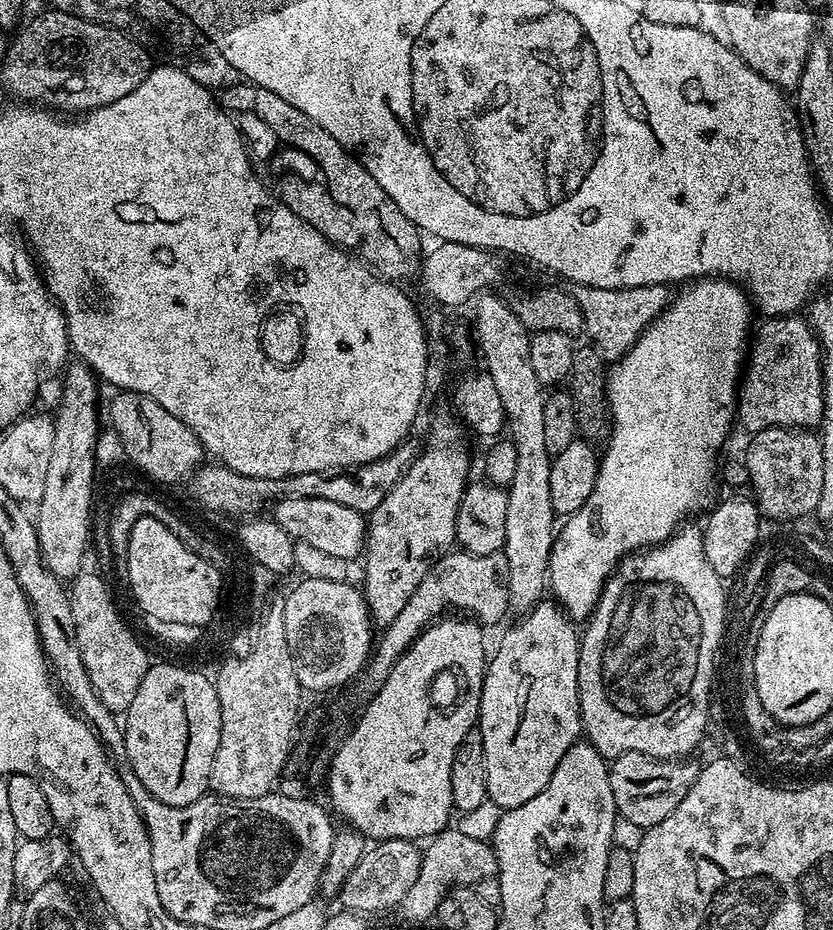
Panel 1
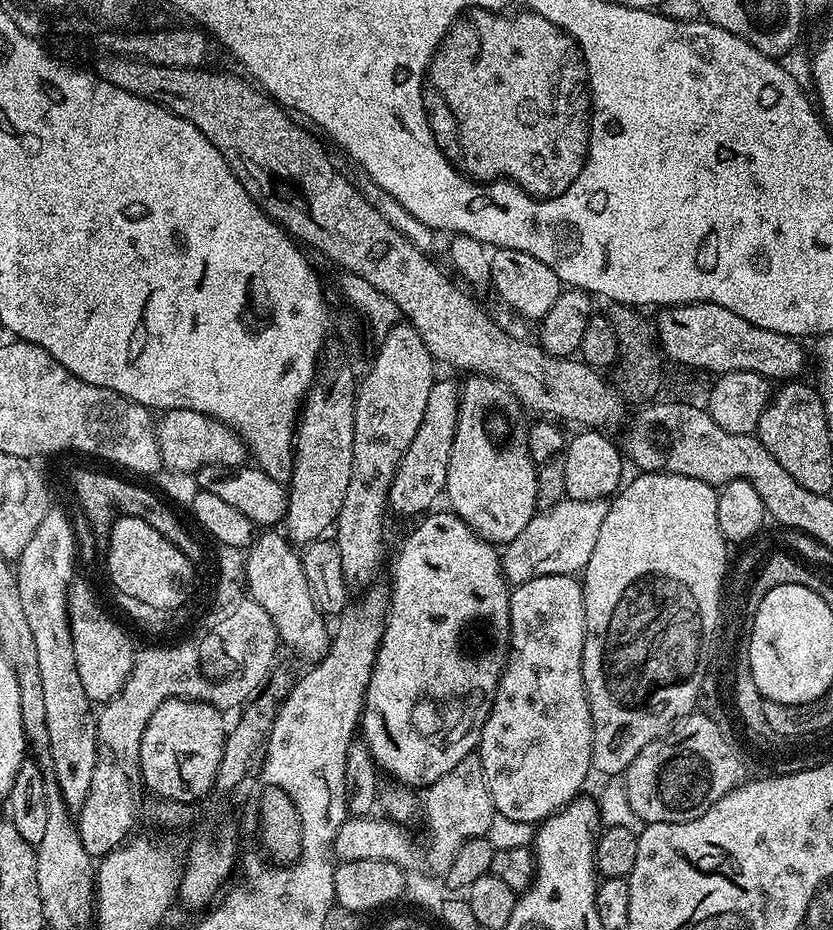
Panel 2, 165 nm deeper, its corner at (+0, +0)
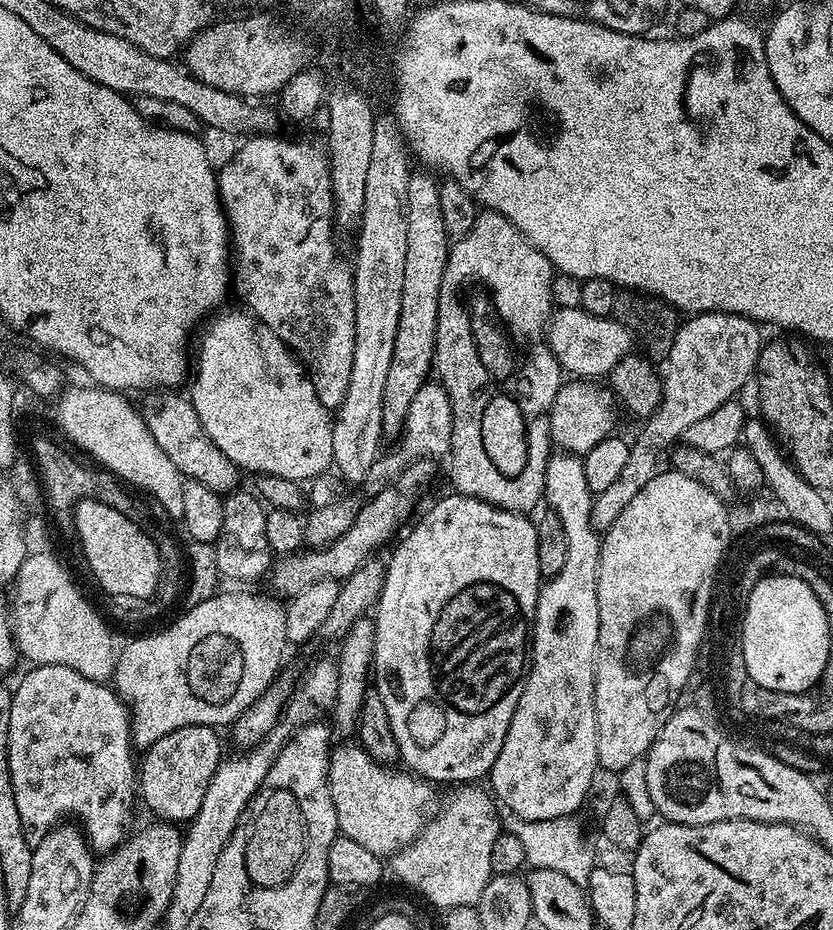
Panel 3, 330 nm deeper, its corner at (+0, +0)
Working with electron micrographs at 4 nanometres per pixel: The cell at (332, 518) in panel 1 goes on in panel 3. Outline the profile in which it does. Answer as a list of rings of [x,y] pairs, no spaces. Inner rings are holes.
[[[152,390],[142,403],[142,415],[150,434],[154,436],[154,442],[162,446],[166,458],[178,466],[178,470],[185,478],[194,482],[202,482],[210,490],[221,494],[235,492],[241,487],[241,469],[237,468],[218,446],[204,432],[202,422],[194,410],[191,399],[187,395],[179,396],[176,390]]]

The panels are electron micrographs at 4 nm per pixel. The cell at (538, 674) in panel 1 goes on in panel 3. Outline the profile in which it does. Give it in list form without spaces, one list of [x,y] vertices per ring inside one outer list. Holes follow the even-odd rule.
[[[557,451],[555,454],[549,455],[546,478],[544,479],[543,499],[546,501],[547,507],[553,508],[558,514],[558,518],[562,518],[562,526],[566,530],[566,566],[562,566],[562,570],[558,570],[556,576],[545,579],[541,583],[530,633],[530,675],[524,681],[522,700],[518,702],[516,707],[516,716],[510,718],[508,738],[505,740],[490,773],[490,781],[492,780],[490,788],[494,793],[495,799],[501,805],[508,804],[509,809],[507,811],[511,815],[518,818],[526,818],[527,820],[549,820],[550,818],[562,818],[563,816],[579,813],[579,808],[583,806],[584,799],[587,798],[588,791],[592,788],[592,779],[595,778],[596,772],[598,773],[598,722],[596,721],[596,707],[594,706],[594,682],[596,681],[596,651],[598,650],[598,578],[596,577],[596,571],[600,561],[600,541],[602,536],[592,527],[594,493],[586,486],[586,470],[581,457],[563,451]]]

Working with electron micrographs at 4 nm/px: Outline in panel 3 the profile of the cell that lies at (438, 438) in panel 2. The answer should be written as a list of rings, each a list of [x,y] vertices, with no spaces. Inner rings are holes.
[[[431,459],[416,460],[409,468],[405,468],[402,475],[390,486],[386,486],[377,496],[371,497],[366,504],[360,504],[356,511],[356,517],[348,532],[342,534],[337,540],[333,541],[328,547],[313,547],[311,550],[300,550],[293,555],[285,555],[283,558],[277,559],[270,568],[270,581],[272,580],[271,591],[280,598],[291,598],[299,594],[302,590],[306,590],[306,586],[314,586],[314,582],[319,580],[334,580],[343,582],[350,574],[354,574],[354,570],[358,570],[366,561],[373,559],[374,554],[396,531],[400,528],[400,523],[411,514],[416,508],[416,503],[420,500],[420,495],[424,492],[424,487],[432,480],[436,468]]]

